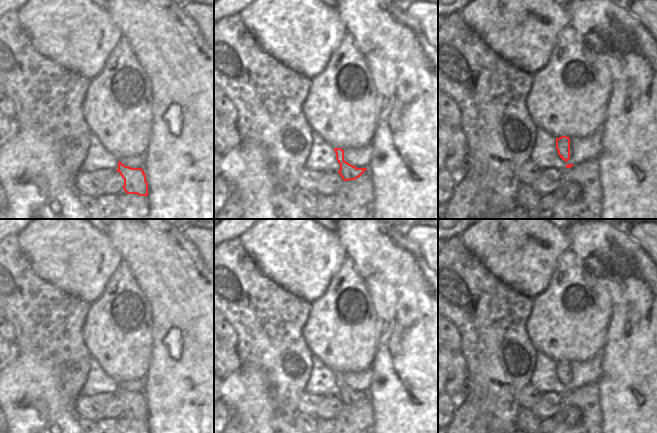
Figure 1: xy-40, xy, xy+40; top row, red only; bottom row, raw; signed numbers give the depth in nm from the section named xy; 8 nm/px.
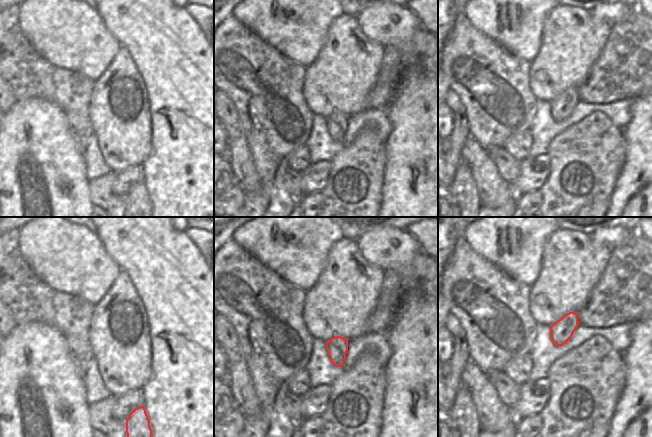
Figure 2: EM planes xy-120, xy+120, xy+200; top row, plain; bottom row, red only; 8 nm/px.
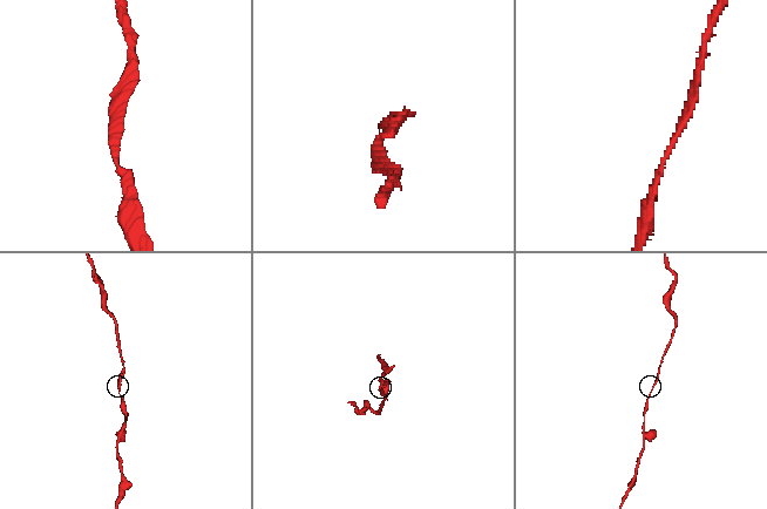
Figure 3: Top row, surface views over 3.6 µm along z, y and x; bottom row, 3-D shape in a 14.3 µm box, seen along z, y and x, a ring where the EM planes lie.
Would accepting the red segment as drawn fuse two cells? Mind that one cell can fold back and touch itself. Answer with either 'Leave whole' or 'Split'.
Leave whole.

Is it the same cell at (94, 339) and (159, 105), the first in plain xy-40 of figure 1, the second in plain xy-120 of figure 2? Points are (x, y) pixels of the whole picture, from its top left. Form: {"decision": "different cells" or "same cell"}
{"decision": "different cells"}

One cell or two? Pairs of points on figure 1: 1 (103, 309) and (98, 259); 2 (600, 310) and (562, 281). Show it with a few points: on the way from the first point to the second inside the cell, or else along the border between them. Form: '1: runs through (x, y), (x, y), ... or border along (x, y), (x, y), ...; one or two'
1: border along (112, 273), (103, 292), (90, 304); two
2: runs through (595, 299), (583, 285), (573, 283); one

